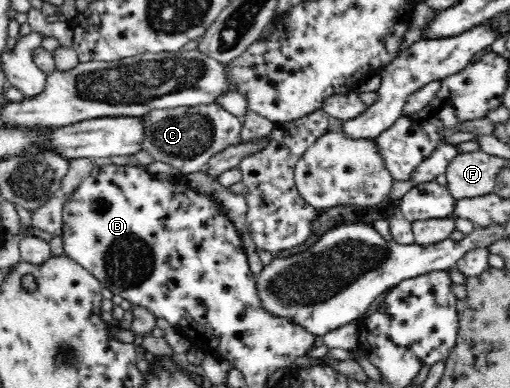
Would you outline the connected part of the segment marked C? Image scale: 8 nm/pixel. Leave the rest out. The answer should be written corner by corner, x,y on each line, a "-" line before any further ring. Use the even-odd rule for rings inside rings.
220,104
151,109
144,117
142,150
147,151
156,162
168,163
182,175
204,172
210,157
224,151
229,145
241,143
240,118
231,115

